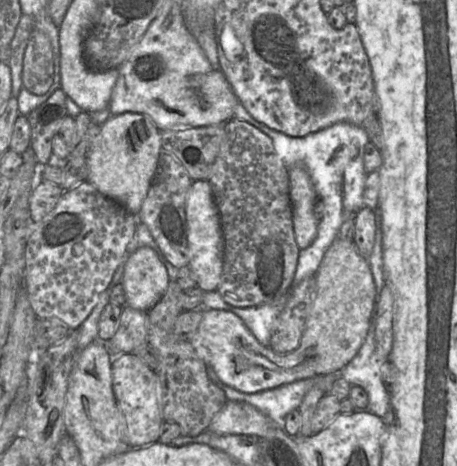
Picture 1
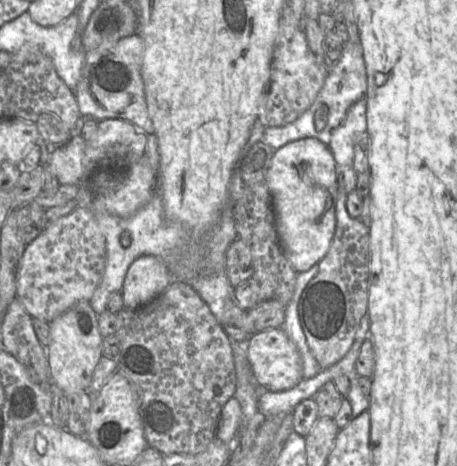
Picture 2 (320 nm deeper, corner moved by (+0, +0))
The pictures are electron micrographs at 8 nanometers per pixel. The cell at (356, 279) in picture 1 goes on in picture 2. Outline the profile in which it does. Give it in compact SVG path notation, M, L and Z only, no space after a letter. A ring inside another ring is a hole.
M282 328L252 334L246 345L247 358L257 386L271 392L291 389L303 380L303 361L293 342Z

